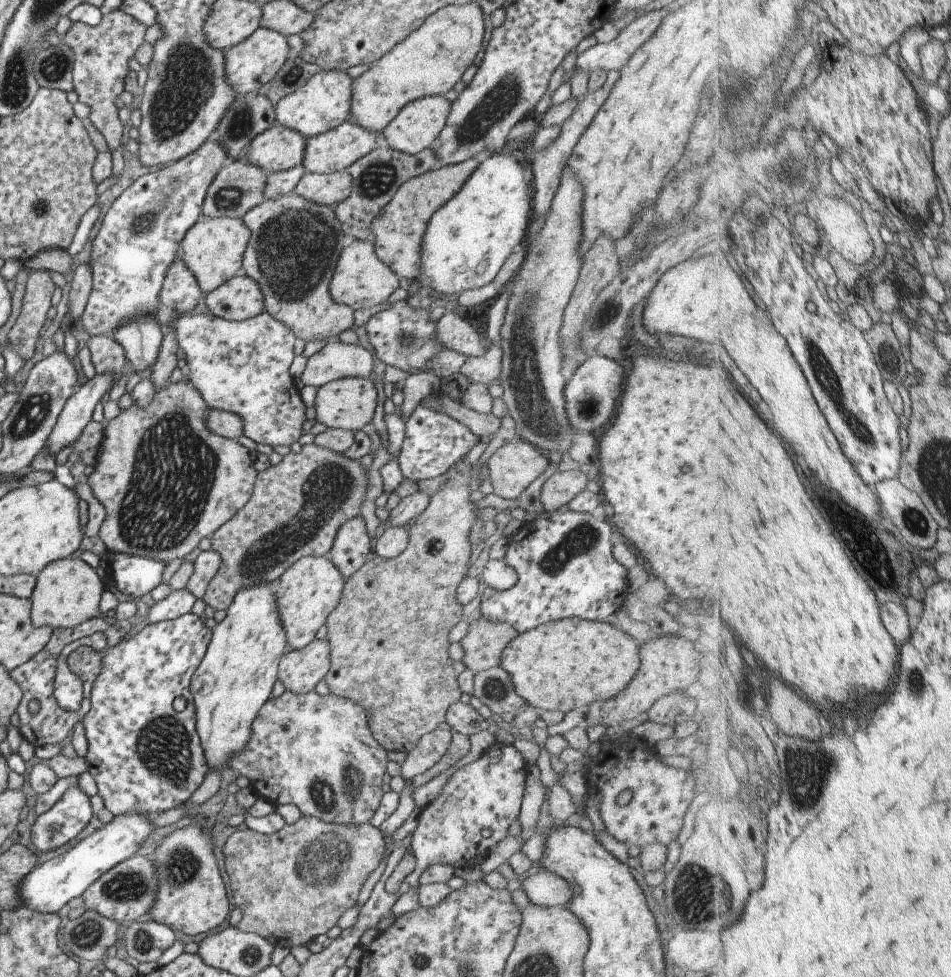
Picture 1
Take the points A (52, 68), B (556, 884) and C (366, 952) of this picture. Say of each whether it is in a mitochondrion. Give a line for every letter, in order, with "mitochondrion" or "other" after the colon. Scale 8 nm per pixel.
A: mitochondrion
B: other
C: other

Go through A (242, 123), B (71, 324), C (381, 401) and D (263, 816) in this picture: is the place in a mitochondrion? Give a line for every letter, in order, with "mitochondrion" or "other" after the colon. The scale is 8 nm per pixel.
A: mitochondrion
B: other
C: other
D: other

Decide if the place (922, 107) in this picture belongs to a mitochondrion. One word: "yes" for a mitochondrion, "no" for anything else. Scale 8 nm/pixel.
no

